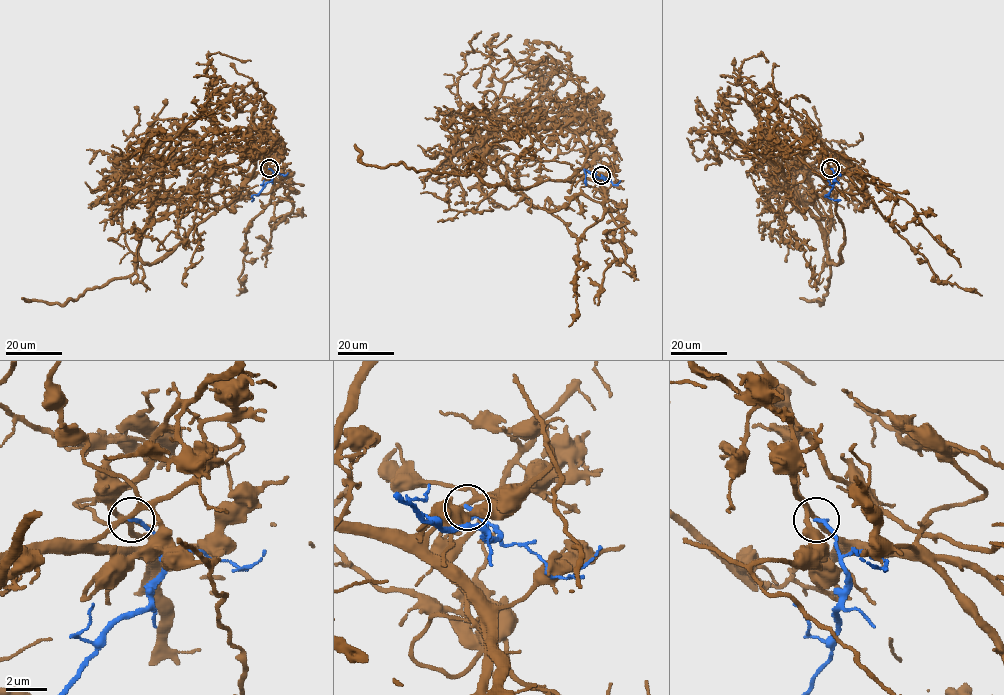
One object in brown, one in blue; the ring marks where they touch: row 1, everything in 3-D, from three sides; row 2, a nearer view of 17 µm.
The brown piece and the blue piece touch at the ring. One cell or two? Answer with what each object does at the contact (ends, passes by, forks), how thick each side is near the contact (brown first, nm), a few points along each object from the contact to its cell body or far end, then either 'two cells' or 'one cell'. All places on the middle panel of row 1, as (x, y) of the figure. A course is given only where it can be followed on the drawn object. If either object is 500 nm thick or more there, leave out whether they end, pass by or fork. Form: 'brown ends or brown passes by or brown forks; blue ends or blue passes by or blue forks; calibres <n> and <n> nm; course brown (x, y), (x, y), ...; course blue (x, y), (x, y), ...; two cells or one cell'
brown forks; blue ends; calibres 190 and 200 nm; course brown (601, 175), (576, 173), (573, 132), (514, 108), (484, 141), (507, 176), (477, 207), (420, 193); course blue (601, 175), (605, 179), (585, 170), (586, 185); two cells

